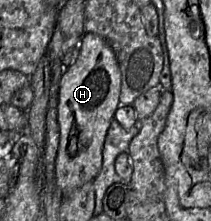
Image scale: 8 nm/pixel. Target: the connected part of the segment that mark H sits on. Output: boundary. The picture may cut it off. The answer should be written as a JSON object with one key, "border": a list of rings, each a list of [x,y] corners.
{"border":[[[84,33],[79,54],[60,81],[57,106],[59,147],[55,160],[55,180],[63,194],[93,181],[102,167],[103,145],[119,103],[121,72],[116,56],[97,34]]]}

